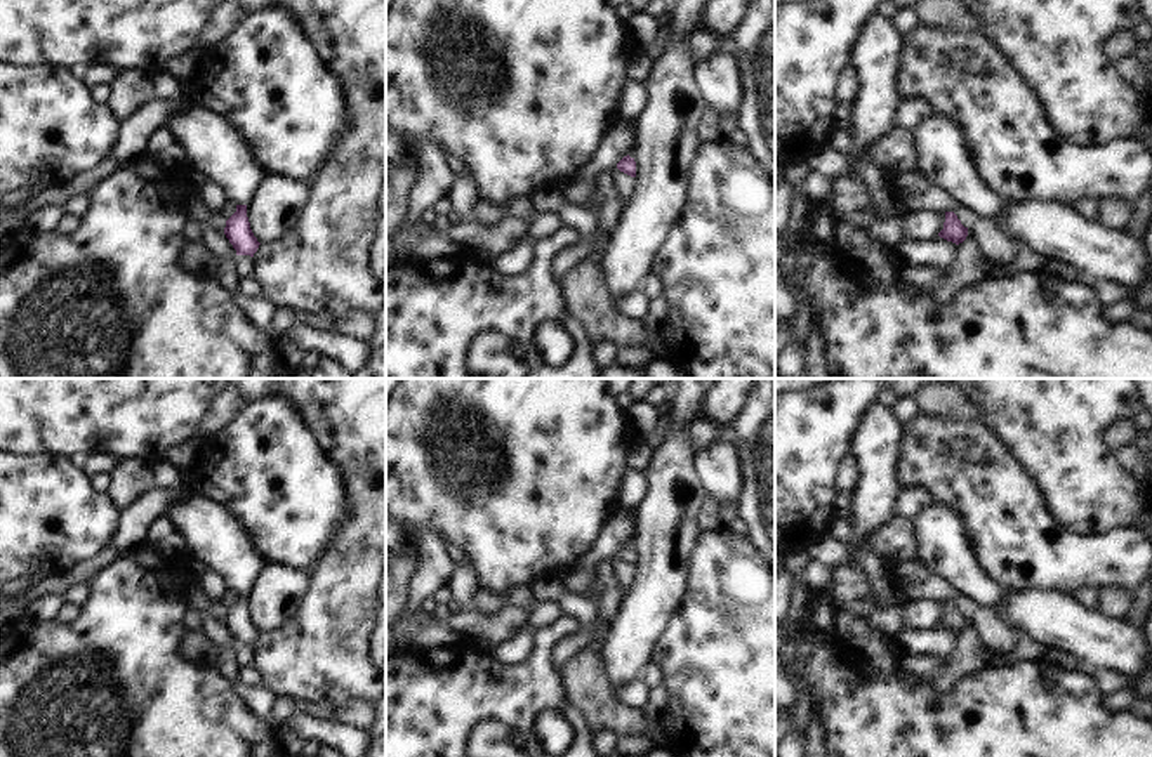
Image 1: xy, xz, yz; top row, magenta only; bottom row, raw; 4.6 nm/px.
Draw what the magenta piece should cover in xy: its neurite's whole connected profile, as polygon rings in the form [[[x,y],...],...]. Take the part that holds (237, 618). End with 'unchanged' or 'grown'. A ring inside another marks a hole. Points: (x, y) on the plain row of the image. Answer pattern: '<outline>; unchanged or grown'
[[[195,481],[186,490],[177,486],[167,516],[184,535],[188,550],[214,568],[226,587],[236,592],[224,623],[236,644],[254,646],[261,632],[250,618],[247,590],[268,561],[259,554],[250,533],[224,504],[203,493]]]; grown

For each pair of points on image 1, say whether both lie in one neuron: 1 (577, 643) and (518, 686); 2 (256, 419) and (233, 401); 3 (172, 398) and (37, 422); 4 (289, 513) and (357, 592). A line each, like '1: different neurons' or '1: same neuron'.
1: different neurons
2: different neurons
3: same neuron
4: different neurons

